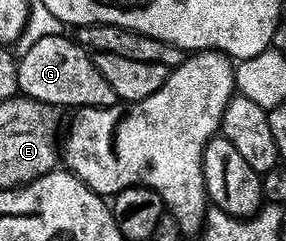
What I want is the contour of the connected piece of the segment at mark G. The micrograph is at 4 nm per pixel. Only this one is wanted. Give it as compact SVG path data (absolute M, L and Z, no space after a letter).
M64 33L43 37L19 56L16 64L16 86L19 94L43 103L52 103L57 109L109 108L118 103L114 89L110 89L106 77L98 73L95 58L88 48L81 47L75 38Z

